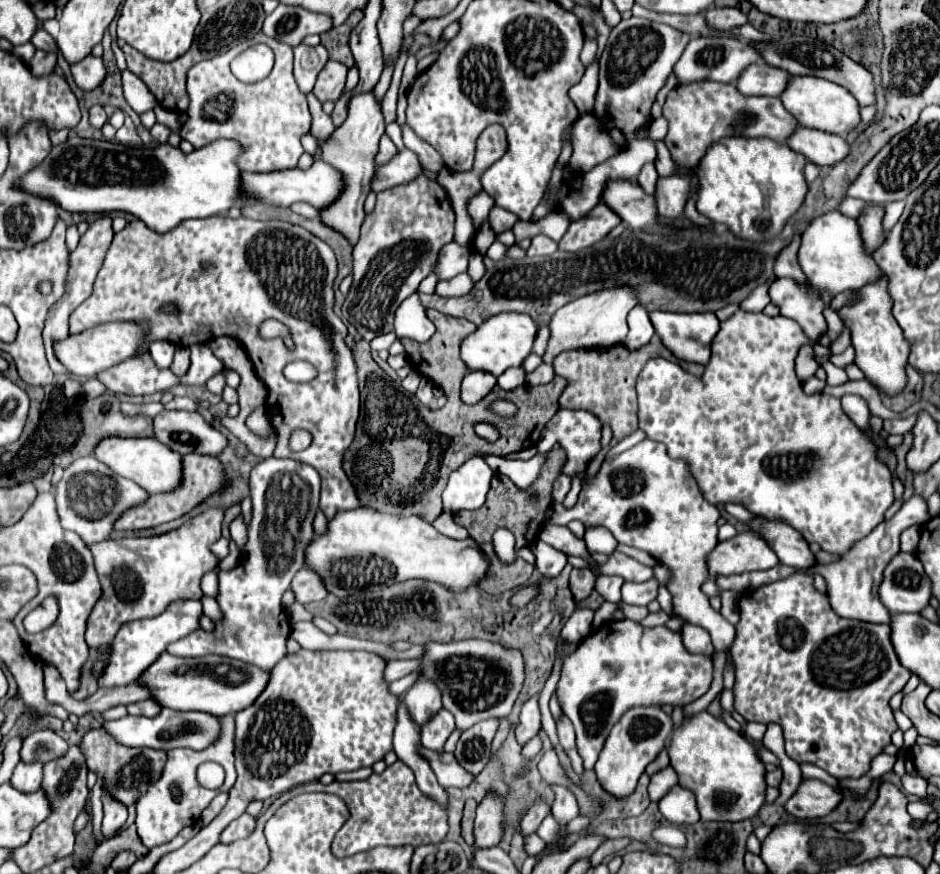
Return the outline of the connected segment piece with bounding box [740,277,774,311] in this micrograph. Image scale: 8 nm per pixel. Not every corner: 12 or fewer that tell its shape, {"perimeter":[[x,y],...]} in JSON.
{"perimeter":[[768,283],[752,289],[740,303],[744,311],[762,311],[770,303]]}

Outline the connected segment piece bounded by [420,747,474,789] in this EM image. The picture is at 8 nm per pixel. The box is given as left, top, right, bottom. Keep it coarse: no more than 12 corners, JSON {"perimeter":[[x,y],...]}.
{"perimeter":[[420,751],[442,787],[468,787],[470,771],[452,753]]}

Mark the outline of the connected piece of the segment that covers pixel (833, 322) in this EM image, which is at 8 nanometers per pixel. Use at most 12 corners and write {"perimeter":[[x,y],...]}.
{"perimeter":[[830,307],[824,315],[828,321],[830,343],[844,331],[844,321]]}

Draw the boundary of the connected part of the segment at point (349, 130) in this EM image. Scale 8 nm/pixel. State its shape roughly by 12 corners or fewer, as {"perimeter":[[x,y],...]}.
{"perimeter":[[372,93],[350,99],[322,161],[344,175],[344,195],[320,211],[352,247],[364,221],[384,133]]}

